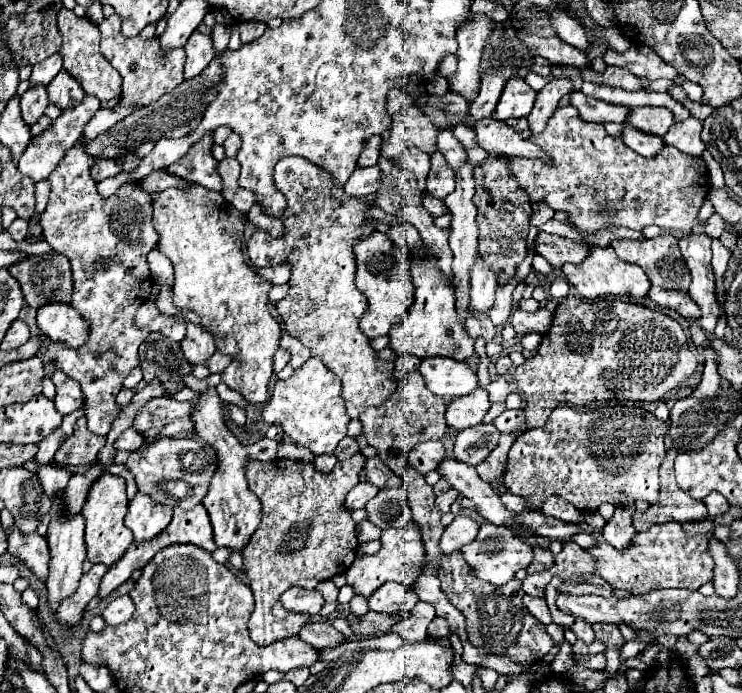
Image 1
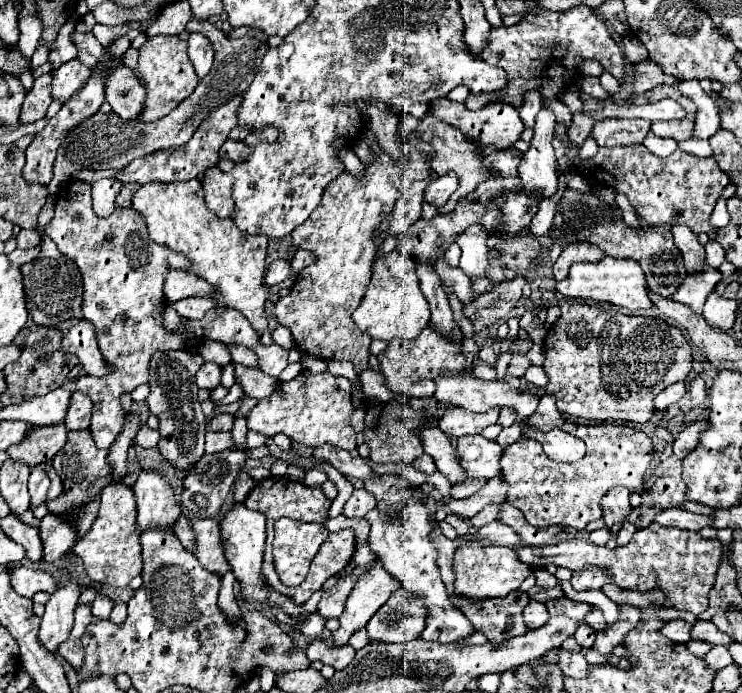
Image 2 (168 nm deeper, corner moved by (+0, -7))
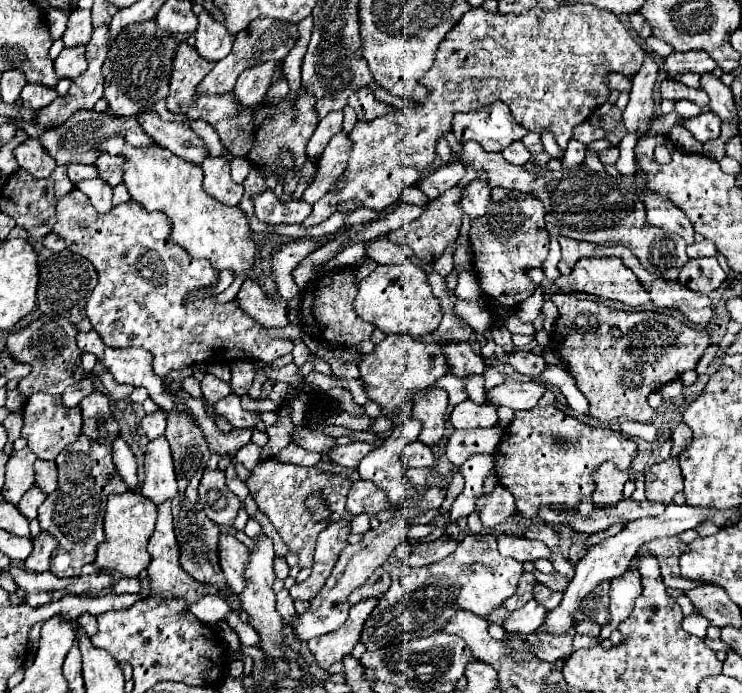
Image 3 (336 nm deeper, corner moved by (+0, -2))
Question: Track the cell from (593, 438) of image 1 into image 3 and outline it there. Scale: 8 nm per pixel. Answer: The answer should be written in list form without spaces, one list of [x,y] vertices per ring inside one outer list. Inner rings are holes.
[[[547,390],[535,408],[515,412],[513,422],[495,450],[495,474],[515,496],[517,510],[525,518],[535,518],[541,506],[575,508],[583,498],[591,498],[593,470],[605,460],[627,470],[635,454],[637,444],[631,438],[565,416],[555,408],[555,394]]]

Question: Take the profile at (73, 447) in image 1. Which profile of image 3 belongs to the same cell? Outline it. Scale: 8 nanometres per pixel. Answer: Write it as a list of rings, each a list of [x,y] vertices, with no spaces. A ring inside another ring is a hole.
[[[83,434],[77,442],[69,444],[55,462],[59,468],[59,484],[57,490],[49,494],[47,500],[39,506],[37,520],[41,530],[49,532],[59,542],[49,570],[59,578],[71,578],[77,576],[85,564],[95,562],[97,546],[105,540],[103,516],[107,498],[111,494],[123,494],[127,486],[115,470],[111,448],[93,442]]]

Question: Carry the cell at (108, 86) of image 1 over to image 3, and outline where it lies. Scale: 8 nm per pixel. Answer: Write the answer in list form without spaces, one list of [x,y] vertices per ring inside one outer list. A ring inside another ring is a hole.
[[[147,112],[139,118],[141,128],[163,148],[171,150],[175,156],[189,160],[193,164],[201,164],[207,156],[207,144],[193,132],[193,128],[187,122],[173,120],[165,122],[159,118],[159,114]]]

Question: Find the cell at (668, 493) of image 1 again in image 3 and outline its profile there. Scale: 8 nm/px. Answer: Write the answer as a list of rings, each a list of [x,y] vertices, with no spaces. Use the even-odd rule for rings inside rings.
[[[675,456],[645,470],[645,496],[651,502],[669,504],[677,492],[683,492],[683,474]]]

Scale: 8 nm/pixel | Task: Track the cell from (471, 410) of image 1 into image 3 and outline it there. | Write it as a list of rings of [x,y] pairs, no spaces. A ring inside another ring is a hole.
[[[465,400],[457,404],[451,412],[451,424],[455,428],[491,428],[497,424],[497,410],[489,404],[475,404]]]

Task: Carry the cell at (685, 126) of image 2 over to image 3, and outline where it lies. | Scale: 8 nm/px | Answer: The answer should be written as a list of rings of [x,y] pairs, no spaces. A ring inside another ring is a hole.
[[[703,112],[703,114],[695,116],[695,118],[689,118],[683,126],[689,132],[693,132],[693,136],[699,142],[707,142],[707,140],[713,140],[713,138],[719,136],[721,118],[717,118],[717,114],[713,114],[713,112]]]

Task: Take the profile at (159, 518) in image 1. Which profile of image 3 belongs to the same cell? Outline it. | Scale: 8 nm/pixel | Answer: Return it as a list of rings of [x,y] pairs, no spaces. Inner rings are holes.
[[[159,436],[147,444],[145,484],[141,488],[141,494],[153,504],[171,500],[177,494],[173,456],[165,436]]]

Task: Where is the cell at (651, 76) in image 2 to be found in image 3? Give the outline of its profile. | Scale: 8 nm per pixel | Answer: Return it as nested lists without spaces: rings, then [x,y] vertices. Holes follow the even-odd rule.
[[[703,50],[699,52],[675,52],[665,58],[663,70],[667,72],[667,78],[673,78],[675,74],[681,72],[695,72],[695,74],[705,74],[717,68],[717,62]]]

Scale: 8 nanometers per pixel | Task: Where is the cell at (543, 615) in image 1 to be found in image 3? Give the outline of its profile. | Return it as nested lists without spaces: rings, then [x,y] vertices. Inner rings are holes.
[[[529,600],[523,608],[513,610],[507,620],[503,622],[505,632],[521,632],[521,634],[531,634],[535,632],[543,622],[545,622],[547,610],[541,608],[539,602]]]

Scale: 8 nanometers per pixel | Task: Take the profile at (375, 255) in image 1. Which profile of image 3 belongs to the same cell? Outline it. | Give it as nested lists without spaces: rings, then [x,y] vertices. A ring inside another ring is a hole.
[[[413,264],[377,266],[359,284],[359,292],[353,306],[363,320],[375,324],[385,334],[409,334],[409,336],[431,334],[437,330],[443,316],[439,300],[433,296],[431,286],[427,282],[427,274]]]

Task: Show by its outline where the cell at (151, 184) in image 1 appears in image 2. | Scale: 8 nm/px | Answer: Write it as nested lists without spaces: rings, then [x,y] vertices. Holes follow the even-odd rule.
[[[125,183],[125,187],[121,189],[121,193],[119,193],[115,205],[117,205],[117,207],[131,207],[133,191],[137,191],[137,185],[135,185],[135,183]]]

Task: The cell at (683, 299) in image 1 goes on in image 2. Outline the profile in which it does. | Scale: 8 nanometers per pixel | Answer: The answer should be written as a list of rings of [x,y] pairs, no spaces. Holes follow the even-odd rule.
[[[703,267],[703,269],[699,269],[699,273],[695,277],[683,279],[681,287],[677,289],[677,293],[671,299],[677,299],[679,303],[693,307],[693,311],[699,315],[703,311],[703,303],[705,303],[707,295],[721,281],[721,277],[723,275],[719,273],[719,269]]]

